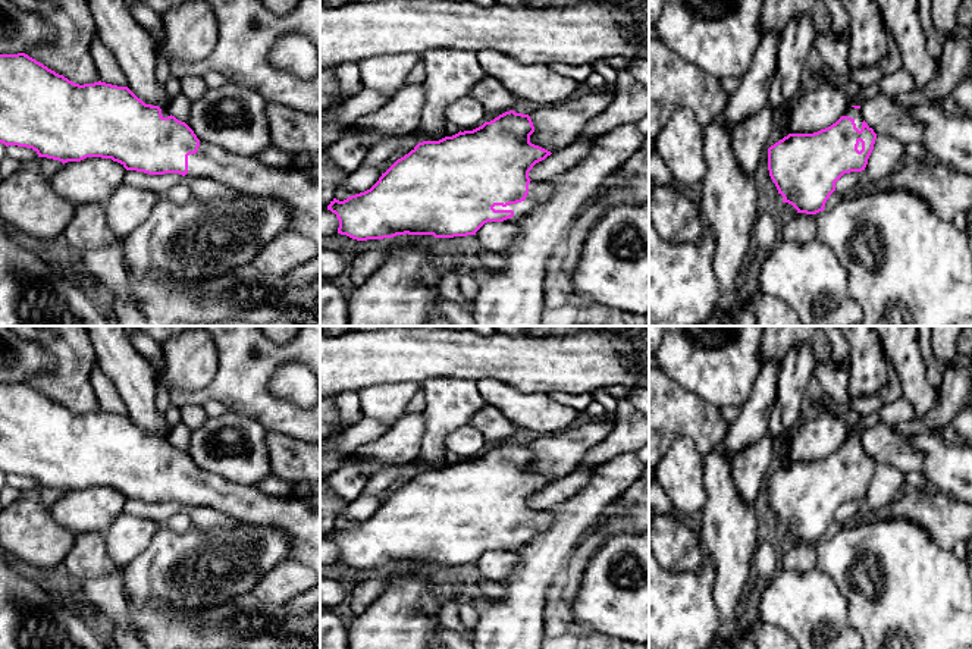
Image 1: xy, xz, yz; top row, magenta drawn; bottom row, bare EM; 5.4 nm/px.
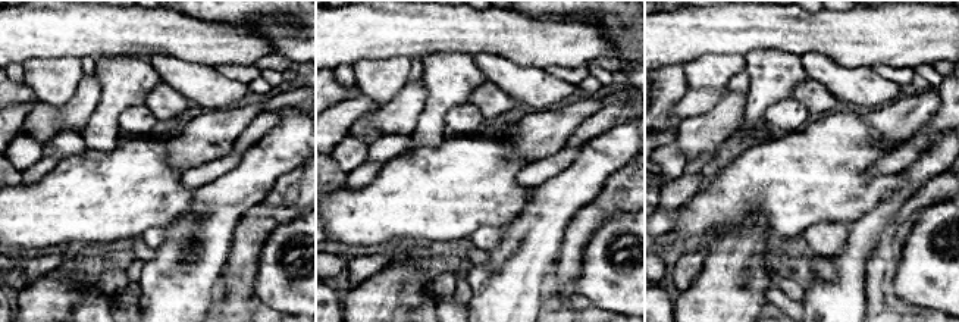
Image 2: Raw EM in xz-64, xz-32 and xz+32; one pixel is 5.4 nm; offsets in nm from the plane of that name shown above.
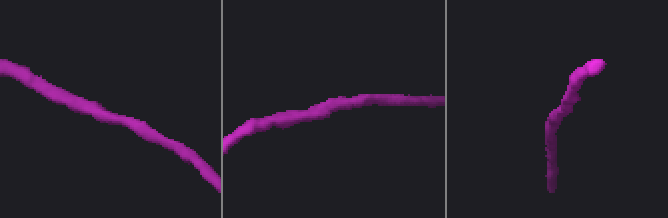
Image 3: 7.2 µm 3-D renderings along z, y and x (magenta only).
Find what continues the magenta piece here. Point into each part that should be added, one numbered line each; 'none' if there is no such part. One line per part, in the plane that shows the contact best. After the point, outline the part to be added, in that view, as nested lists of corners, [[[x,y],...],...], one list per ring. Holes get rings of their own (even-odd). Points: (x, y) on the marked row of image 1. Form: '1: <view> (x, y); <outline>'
1: xz (538, 191); [[[556,178],[548,179],[545,182],[530,181],[529,194],[524,201],[517,204],[509,204],[507,207],[495,206],[495,210],[512,210],[514,216],[507,219],[507,222],[517,222],[530,213],[537,204],[540,204],[551,192],[552,185],[556,182]]]

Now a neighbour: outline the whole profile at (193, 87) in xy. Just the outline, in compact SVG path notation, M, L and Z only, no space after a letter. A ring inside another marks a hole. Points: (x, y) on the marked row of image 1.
M182 76L179 78L181 93L192 103L204 95L207 85L203 76Z

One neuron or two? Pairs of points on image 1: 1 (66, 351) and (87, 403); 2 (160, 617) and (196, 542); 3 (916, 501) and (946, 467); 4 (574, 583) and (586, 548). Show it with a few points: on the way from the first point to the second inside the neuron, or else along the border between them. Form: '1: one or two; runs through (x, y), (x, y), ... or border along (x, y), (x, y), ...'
1: one; runs through (74, 364), (74, 389)
2: two; border along (132, 601), (201, 608)
3: two; border along (930, 486), (949, 497)
4: one; runs through (574, 574), (580, 557)

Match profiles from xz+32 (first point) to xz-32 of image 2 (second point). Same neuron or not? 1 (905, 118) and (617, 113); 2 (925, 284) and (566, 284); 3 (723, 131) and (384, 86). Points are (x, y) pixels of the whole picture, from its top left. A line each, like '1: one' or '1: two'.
1: two
2: two
3: two

